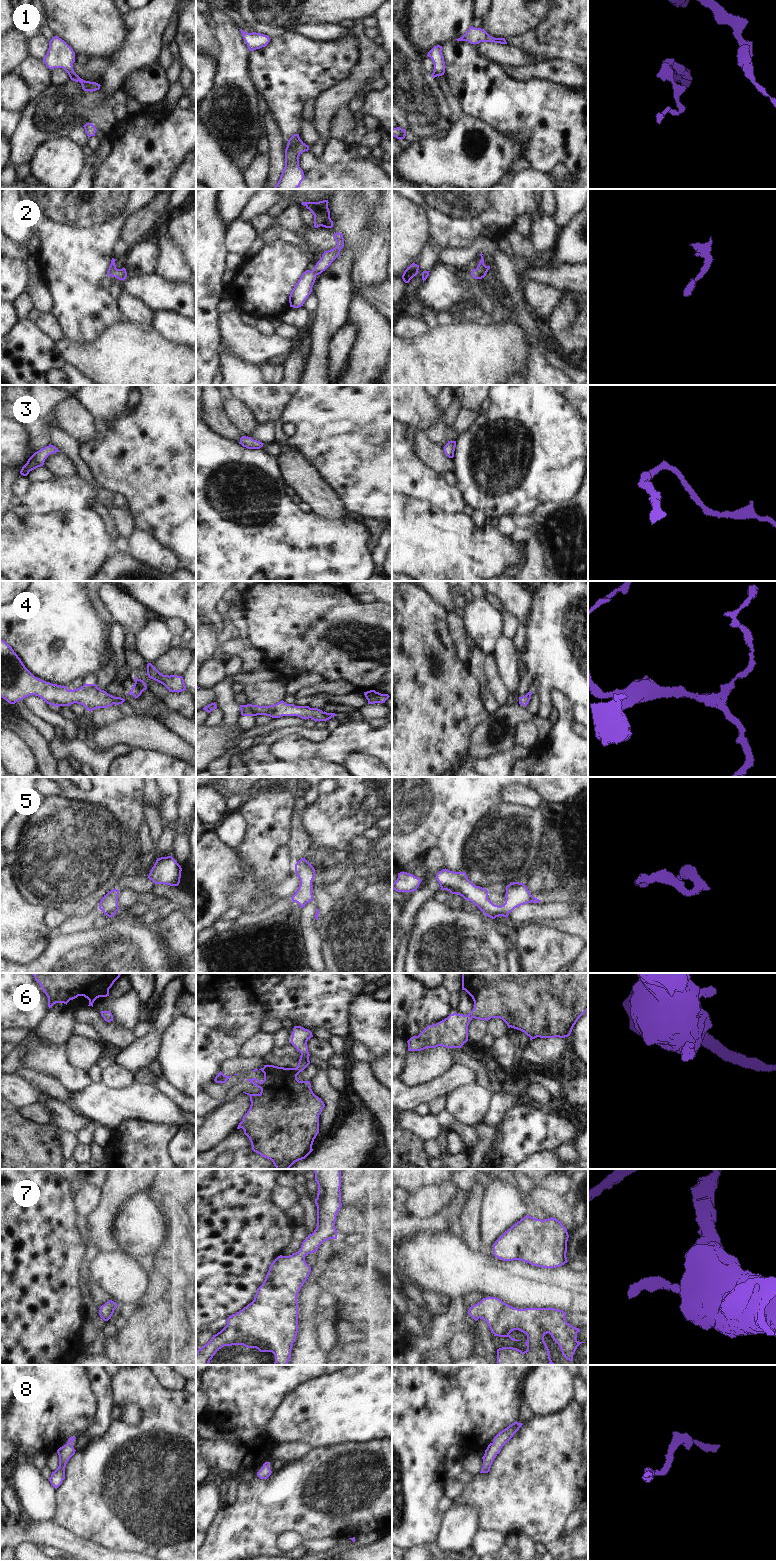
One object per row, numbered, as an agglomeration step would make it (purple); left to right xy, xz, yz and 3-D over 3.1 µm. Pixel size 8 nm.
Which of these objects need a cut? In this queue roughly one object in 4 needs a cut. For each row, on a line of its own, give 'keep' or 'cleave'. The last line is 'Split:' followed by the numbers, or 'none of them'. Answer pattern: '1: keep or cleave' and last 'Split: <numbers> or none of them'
1: keep
2: keep
3: keep
4: keep
5: keep
6: keep
7: keep
8: keep
Split: none of them

